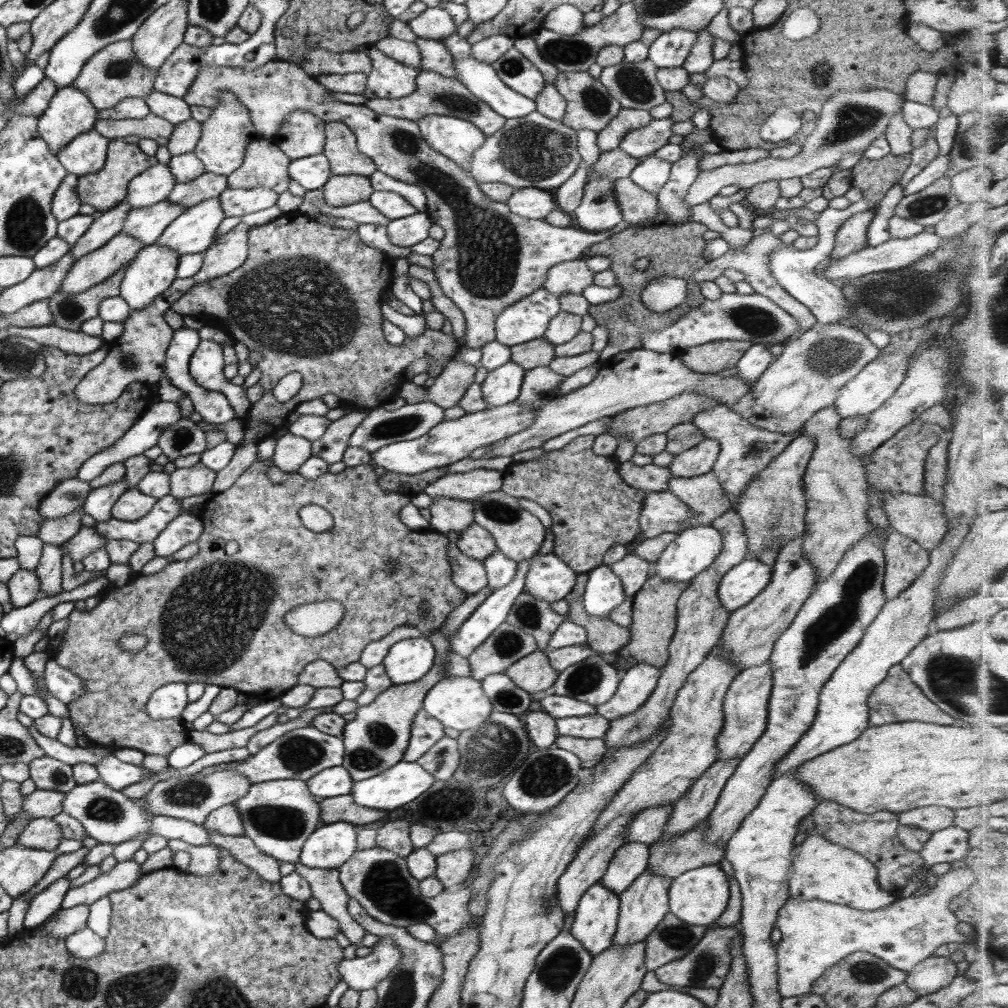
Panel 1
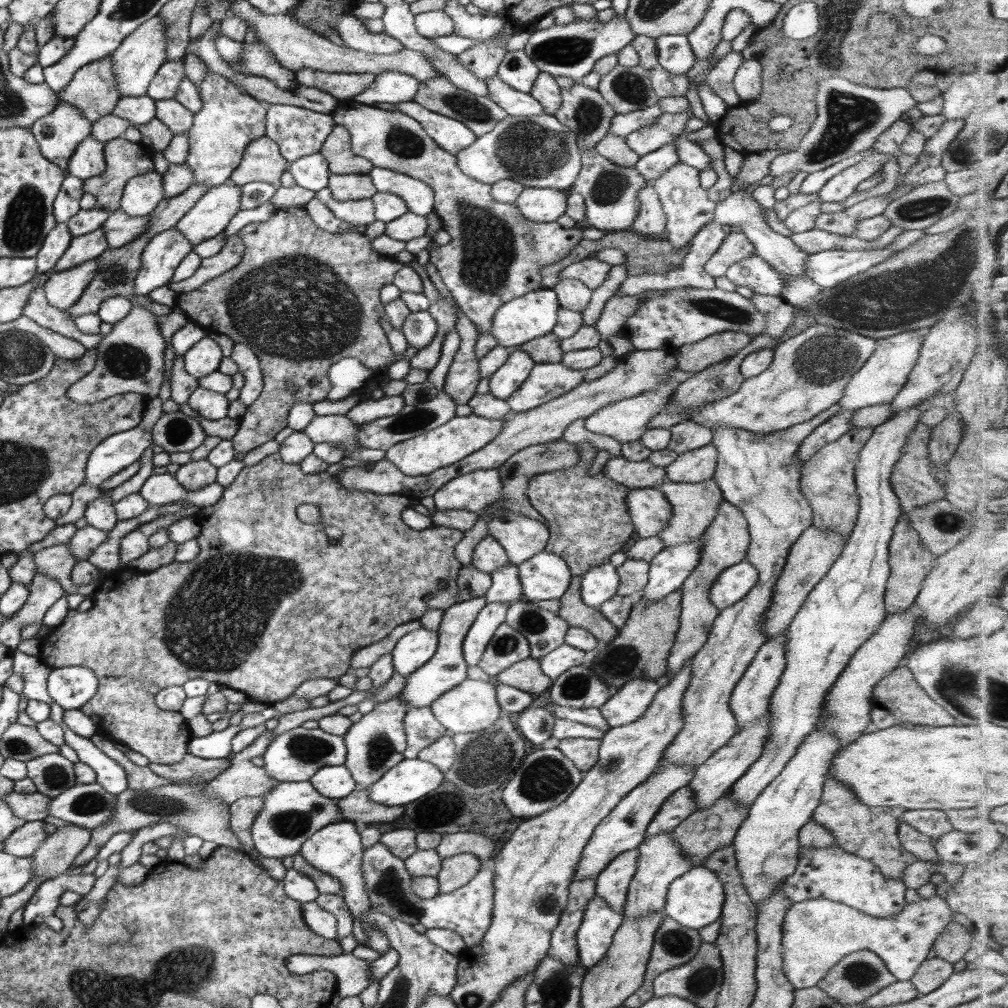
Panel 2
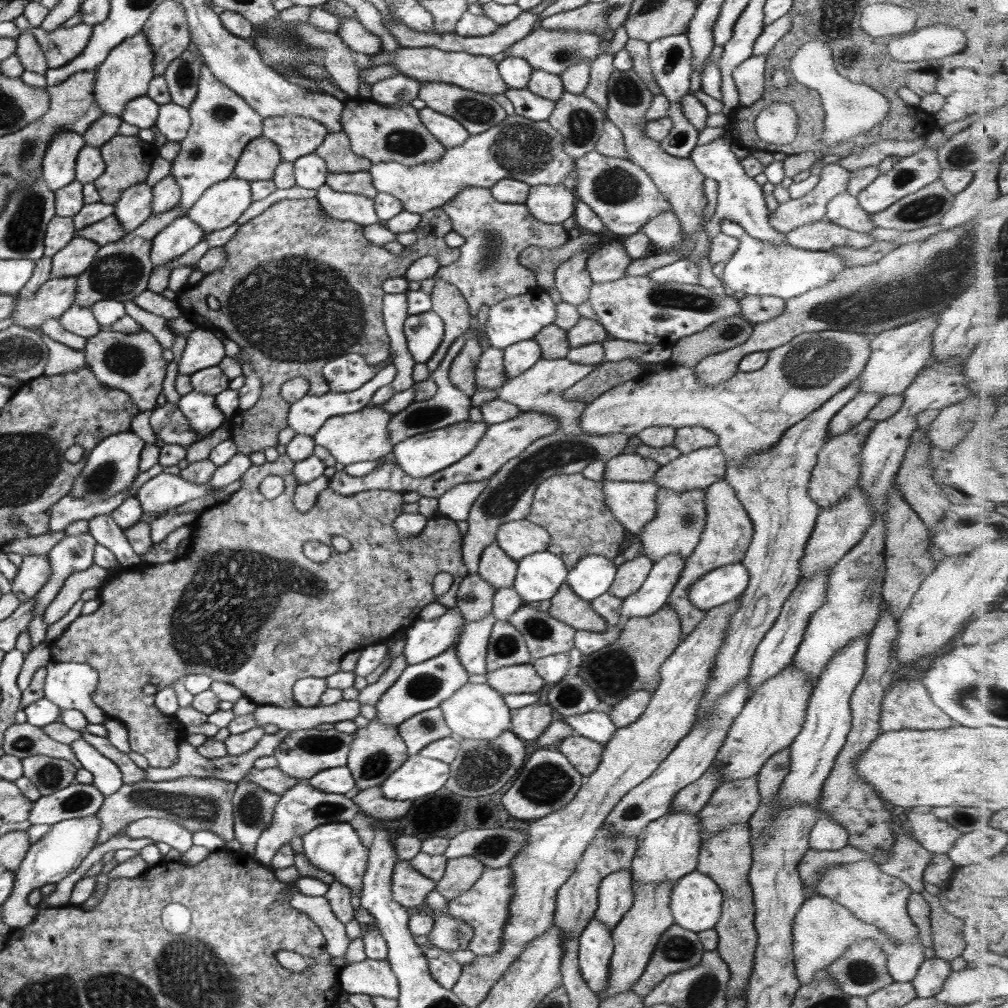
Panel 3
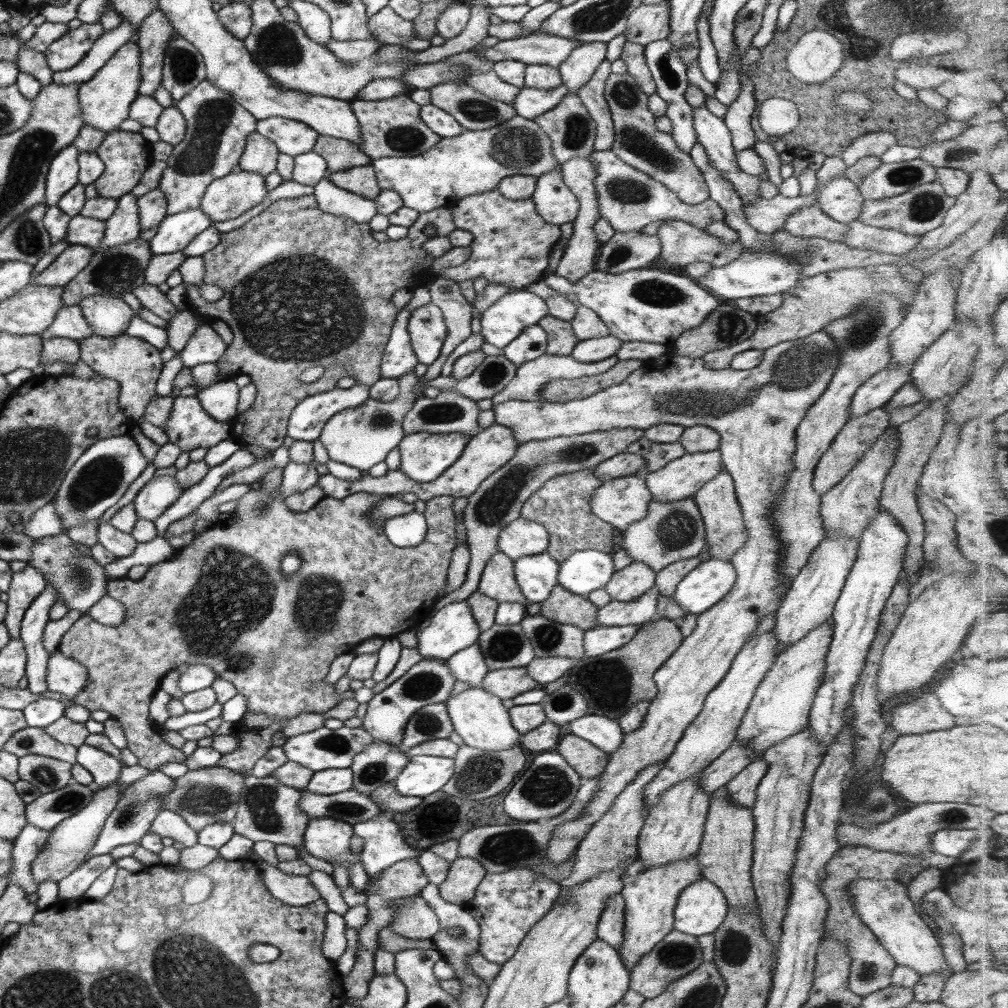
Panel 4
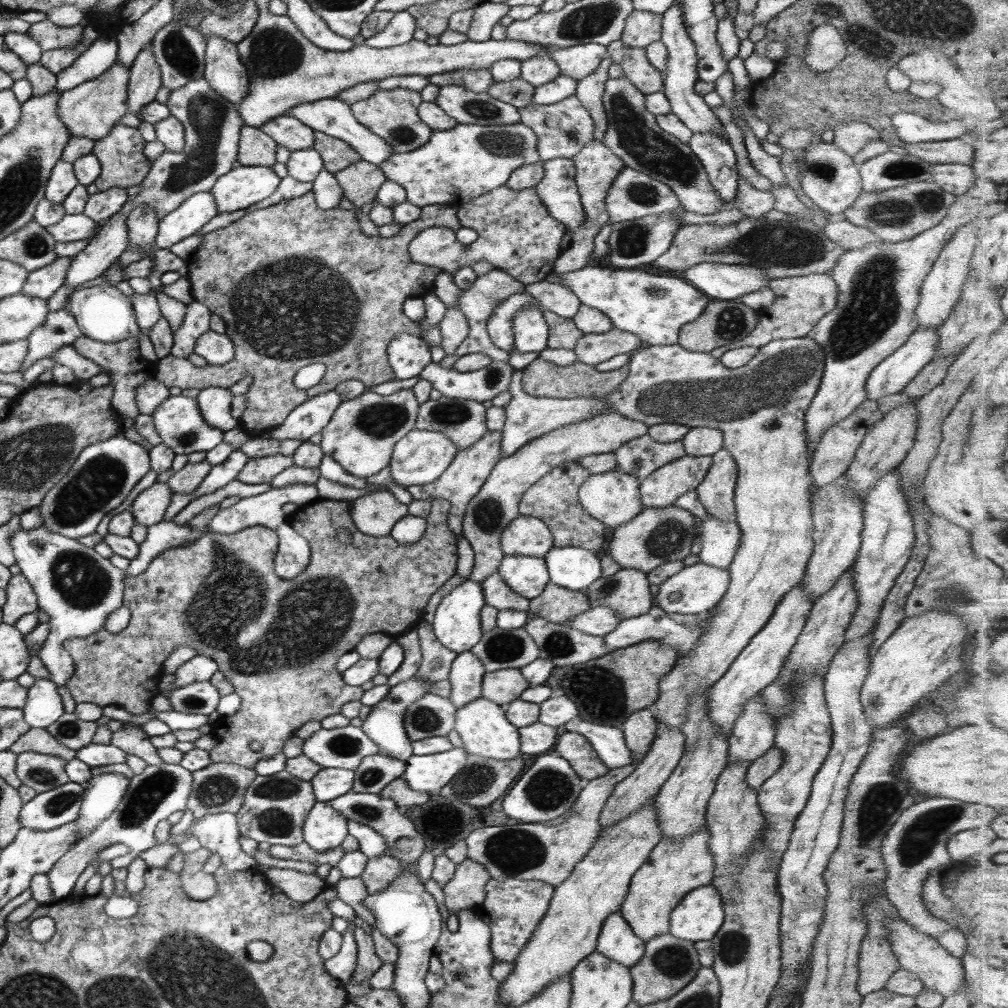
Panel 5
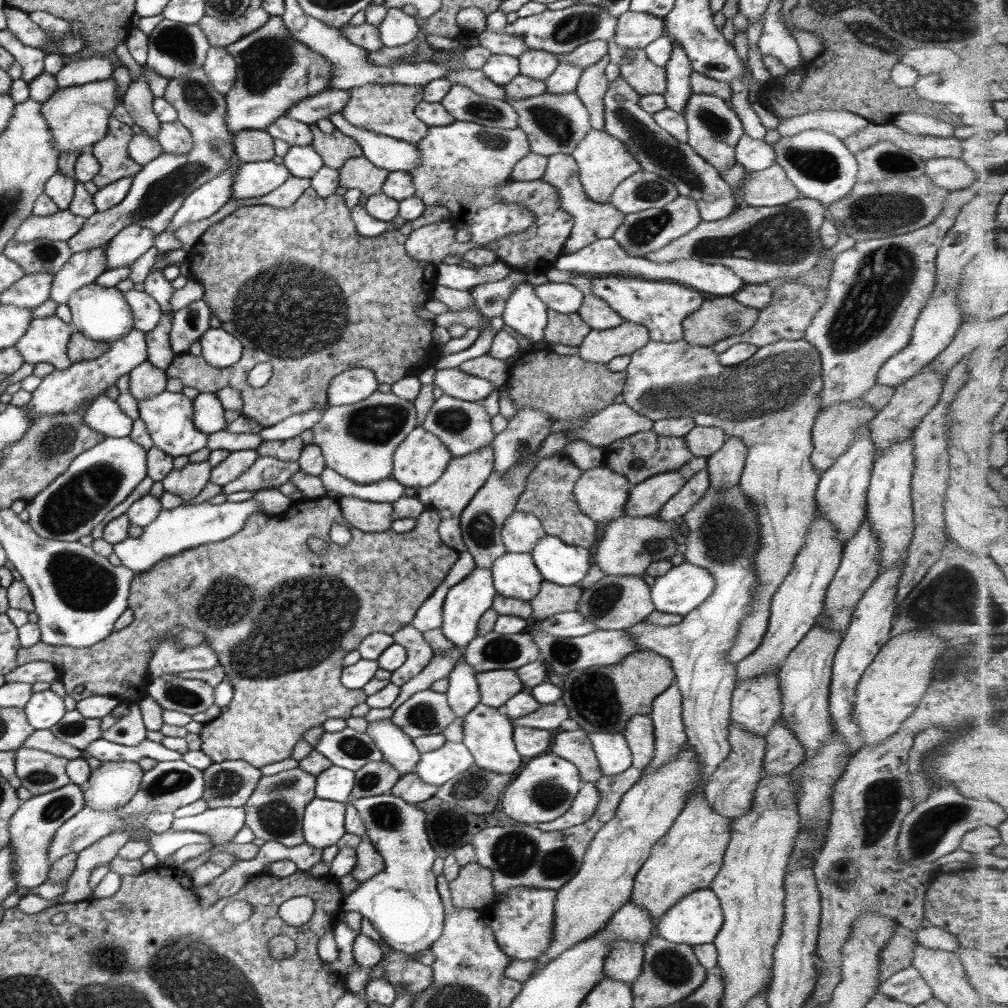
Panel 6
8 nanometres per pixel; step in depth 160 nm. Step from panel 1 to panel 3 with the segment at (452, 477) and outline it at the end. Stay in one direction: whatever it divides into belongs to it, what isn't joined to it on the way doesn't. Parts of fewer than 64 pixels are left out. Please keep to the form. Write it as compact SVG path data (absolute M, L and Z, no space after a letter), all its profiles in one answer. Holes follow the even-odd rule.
M489 479L478 482L462 483L449 488L439 496L439 514L457 522L466 521L475 498L486 488Z

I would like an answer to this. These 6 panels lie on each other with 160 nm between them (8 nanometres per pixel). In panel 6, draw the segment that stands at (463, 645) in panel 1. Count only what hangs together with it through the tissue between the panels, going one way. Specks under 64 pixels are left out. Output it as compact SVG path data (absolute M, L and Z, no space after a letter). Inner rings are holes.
M463 661L457 662L447 676L449 680L447 701L457 717L466 716L480 703L481 696L476 673L466 661Z

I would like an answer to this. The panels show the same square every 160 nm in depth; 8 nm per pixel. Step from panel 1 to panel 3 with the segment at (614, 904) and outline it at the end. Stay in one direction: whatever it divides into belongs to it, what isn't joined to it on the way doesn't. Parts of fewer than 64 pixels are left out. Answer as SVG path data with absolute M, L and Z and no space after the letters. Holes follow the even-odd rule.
M596 917L590 919L579 938L578 960L585 983L598 998L607 989L613 946L608 927Z

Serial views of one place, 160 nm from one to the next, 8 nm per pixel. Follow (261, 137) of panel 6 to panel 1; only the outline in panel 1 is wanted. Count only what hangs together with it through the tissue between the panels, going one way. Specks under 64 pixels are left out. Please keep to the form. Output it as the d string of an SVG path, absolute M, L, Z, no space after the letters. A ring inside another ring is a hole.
M254 139L245 150L243 163L227 176L230 188L269 188L282 194L289 190L288 158L271 139Z

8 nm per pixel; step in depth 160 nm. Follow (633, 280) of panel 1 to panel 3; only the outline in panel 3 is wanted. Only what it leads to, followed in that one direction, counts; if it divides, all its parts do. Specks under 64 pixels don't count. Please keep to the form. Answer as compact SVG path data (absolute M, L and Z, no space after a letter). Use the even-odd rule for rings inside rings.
M581 234L576 238L569 237L564 245L554 249L541 247L529 247L520 254L519 262L526 268L530 268L536 276L537 288L555 288L554 275L562 263L576 257L580 250L590 250L598 246L600 242L606 242L603 235Z

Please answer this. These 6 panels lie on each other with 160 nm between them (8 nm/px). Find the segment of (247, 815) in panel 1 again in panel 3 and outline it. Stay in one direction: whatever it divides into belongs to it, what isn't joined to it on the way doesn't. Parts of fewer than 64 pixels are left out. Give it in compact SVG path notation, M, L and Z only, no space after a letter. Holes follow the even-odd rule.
M306 781L296 783L289 790L286 790L280 798L279 804L274 808L272 822L268 828L261 832L255 846L255 854L253 858L263 865L269 867L272 857L276 854L281 846L291 843L294 836L304 836L313 828L321 824L328 823L349 823L354 816L362 813L360 807L354 803L354 800L346 798L344 795L329 794L312 788Z

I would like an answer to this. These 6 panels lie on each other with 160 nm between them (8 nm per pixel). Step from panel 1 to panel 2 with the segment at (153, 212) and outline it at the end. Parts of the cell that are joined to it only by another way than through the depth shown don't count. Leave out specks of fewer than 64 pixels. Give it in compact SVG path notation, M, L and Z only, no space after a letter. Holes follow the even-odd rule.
M122 209L111 211L102 228L109 248L120 248L132 243L149 229L150 215L130 216Z

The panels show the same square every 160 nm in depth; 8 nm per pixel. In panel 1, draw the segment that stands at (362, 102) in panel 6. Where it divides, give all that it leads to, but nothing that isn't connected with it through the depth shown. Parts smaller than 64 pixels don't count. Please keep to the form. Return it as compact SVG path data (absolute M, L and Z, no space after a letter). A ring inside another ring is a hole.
M276 59L267 62L258 68L245 69L240 67L214 67L205 66L200 69L194 82L183 96L189 104L205 106L214 110L221 101L221 92L229 90L248 109L252 124L260 138L273 139L281 129L282 123L288 115L295 110L305 110L320 118L325 123L338 121L344 123L353 132L357 140L357 149L371 158L376 165L376 170L388 176L401 180L406 184L415 184L423 189L427 198L426 214L439 224L444 230L444 238L440 247L432 256L434 260L433 274L437 282L452 300L456 307L463 313L466 322L466 334L463 344L466 348L481 348L484 344L495 340L496 318L517 300L532 295L544 286L548 270L566 261L580 259L592 244L598 244L611 236L608 231L586 231L576 227L560 228L548 224L544 219L529 219L510 212L506 203L490 200L479 187L479 182L447 156L436 152L428 146L422 138L417 121L406 120L378 114L366 105L344 103L333 99L326 87L310 76L302 66L288 61Z

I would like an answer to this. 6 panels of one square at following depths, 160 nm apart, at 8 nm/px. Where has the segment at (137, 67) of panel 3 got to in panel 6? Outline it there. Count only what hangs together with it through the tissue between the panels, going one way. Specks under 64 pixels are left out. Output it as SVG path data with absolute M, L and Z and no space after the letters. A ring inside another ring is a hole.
M110 77L106 80L59 88L42 103L41 111L60 153L85 152L106 136L111 114L119 102L121 98L117 95L116 81Z

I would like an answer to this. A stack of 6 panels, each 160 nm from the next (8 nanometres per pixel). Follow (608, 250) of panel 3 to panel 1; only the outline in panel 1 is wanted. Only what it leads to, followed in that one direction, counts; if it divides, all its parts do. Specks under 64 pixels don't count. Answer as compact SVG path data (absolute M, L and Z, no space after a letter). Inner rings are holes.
M583 260L562 262L548 270L543 288L558 298L566 293L580 295L594 284L594 274Z

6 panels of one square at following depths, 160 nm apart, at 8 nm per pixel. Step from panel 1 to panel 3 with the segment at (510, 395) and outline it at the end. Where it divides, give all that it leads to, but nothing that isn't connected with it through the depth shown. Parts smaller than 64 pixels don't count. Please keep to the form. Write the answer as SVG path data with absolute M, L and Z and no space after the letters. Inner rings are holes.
M533 338L507 346L503 351L503 365L508 380L526 372L541 357L541 346Z

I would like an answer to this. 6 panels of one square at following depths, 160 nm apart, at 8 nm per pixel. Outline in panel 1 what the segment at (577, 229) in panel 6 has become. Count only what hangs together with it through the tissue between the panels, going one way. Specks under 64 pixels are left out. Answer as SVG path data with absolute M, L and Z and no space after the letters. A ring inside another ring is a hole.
M534 187L515 189L505 203L510 212L529 219L543 219L557 208L552 193Z

